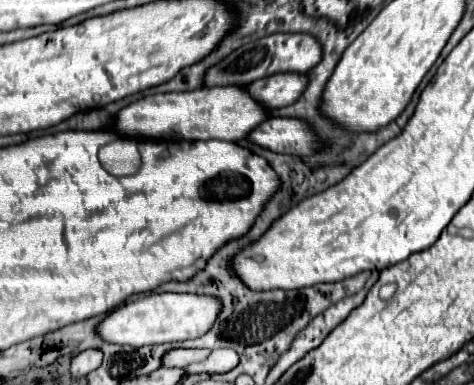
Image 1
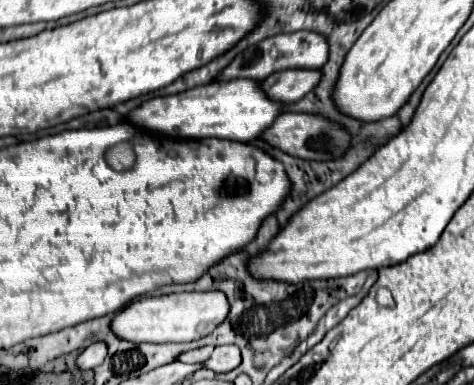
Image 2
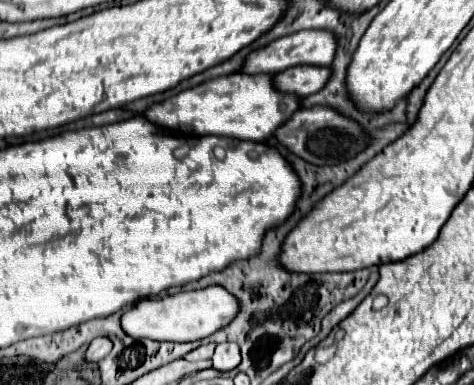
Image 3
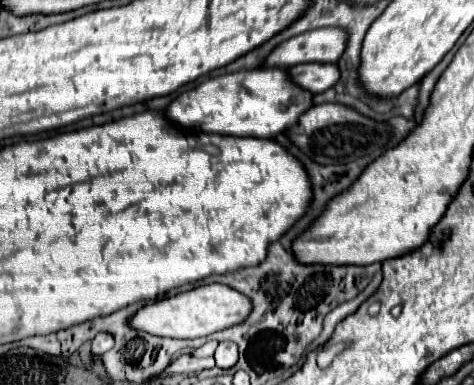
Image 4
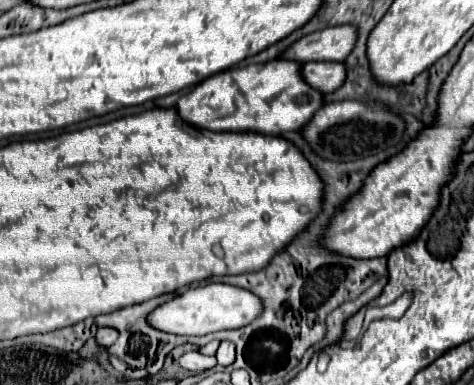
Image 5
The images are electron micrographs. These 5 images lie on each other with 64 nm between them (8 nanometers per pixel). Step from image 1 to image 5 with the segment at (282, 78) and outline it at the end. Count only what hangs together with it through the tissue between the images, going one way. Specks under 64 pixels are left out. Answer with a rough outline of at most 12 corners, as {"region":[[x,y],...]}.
{"region":[[306,62],[302,76],[322,94],[344,84],[344,64]]}

